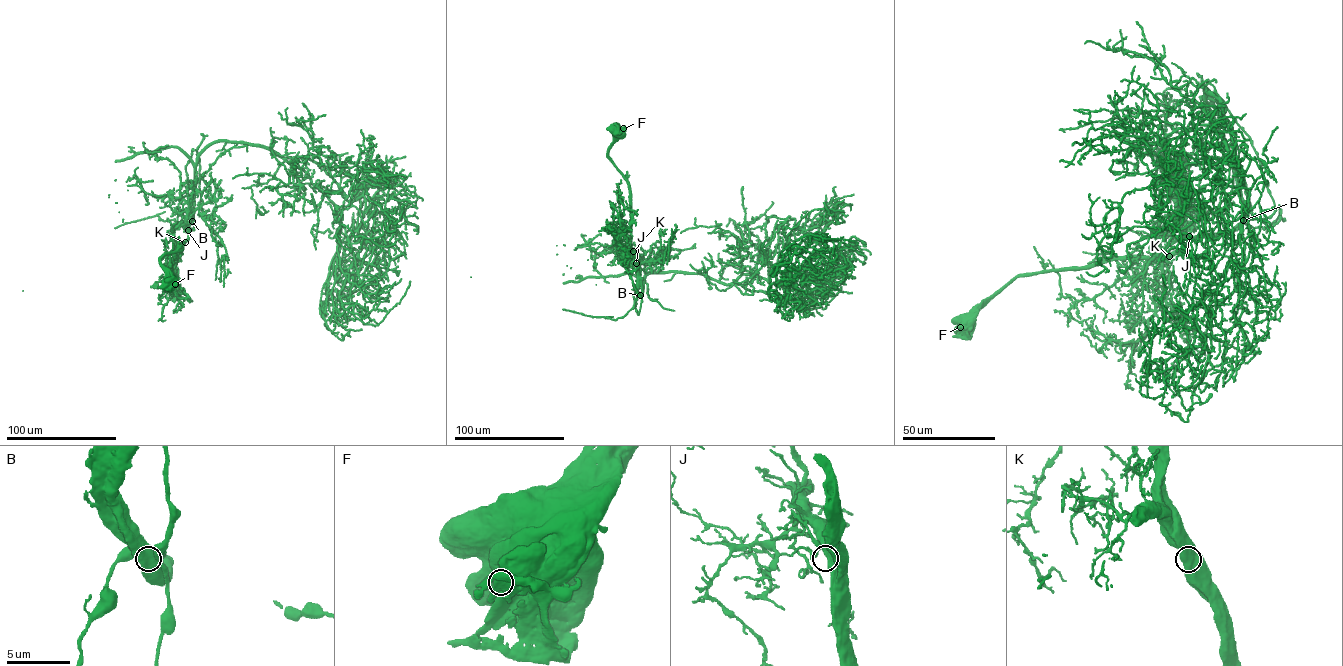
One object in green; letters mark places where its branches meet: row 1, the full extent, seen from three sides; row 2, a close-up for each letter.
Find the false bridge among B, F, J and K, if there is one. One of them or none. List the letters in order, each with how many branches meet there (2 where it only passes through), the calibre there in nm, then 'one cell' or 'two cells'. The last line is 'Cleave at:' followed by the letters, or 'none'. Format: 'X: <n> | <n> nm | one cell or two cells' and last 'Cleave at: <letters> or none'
B: 2 | 700 nm | two cells
F: 2 | 650 nm | one cell
J: 2 | 550 nm | one cell
K: 2 | 700 nm | one cell
Cleave at: B

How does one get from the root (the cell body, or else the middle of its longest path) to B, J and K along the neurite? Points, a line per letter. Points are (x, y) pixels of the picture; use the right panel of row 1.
B: (964, 324), (1017, 277), (1091, 267), (1115, 259), (1166, 258), (1195, 239), (1230, 235), (1244, 221)
J: (964, 324), (1017, 277), (1067, 267), (1091, 267), (1115, 259), (1166, 258), (1179, 250), (1189, 236)
K: (964, 324), (1020, 276), (1067, 267), (1091, 267), (1115, 259), (1169, 256)

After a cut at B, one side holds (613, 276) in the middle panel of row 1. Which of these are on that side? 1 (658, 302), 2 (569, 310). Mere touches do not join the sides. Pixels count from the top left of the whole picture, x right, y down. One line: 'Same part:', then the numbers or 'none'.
Same part: none

